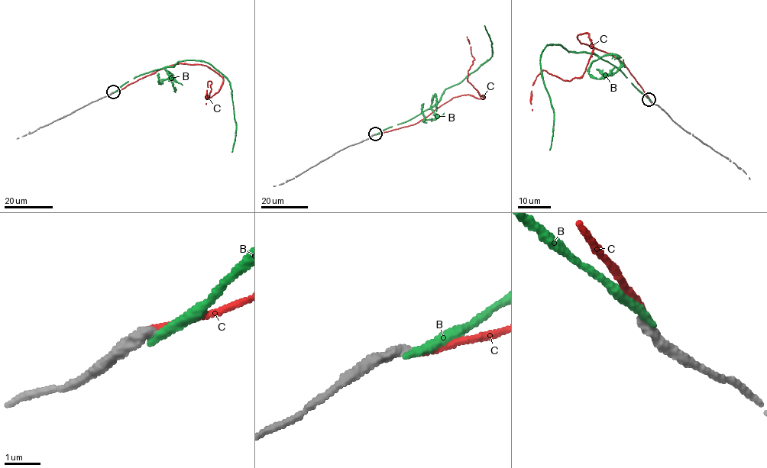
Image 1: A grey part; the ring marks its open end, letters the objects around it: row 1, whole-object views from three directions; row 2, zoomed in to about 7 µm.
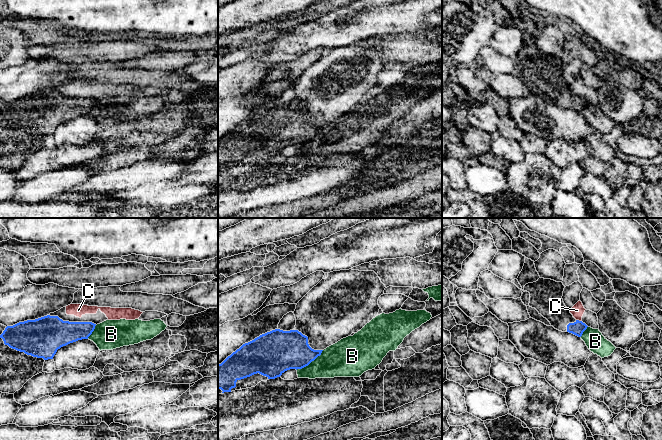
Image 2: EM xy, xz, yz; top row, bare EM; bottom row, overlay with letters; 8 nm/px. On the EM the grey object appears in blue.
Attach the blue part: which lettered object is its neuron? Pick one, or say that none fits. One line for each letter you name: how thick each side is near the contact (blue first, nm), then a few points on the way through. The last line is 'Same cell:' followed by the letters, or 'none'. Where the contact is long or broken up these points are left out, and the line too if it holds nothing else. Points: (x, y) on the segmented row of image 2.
Same cell: none

